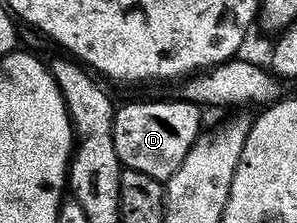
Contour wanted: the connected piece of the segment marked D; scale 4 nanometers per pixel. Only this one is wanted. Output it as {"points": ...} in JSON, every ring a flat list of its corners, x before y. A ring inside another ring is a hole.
{"points":[[134,100,114,113,116,154,123,168,140,170,165,182,184,162,188,150,198,140,203,109,190,100]]}

